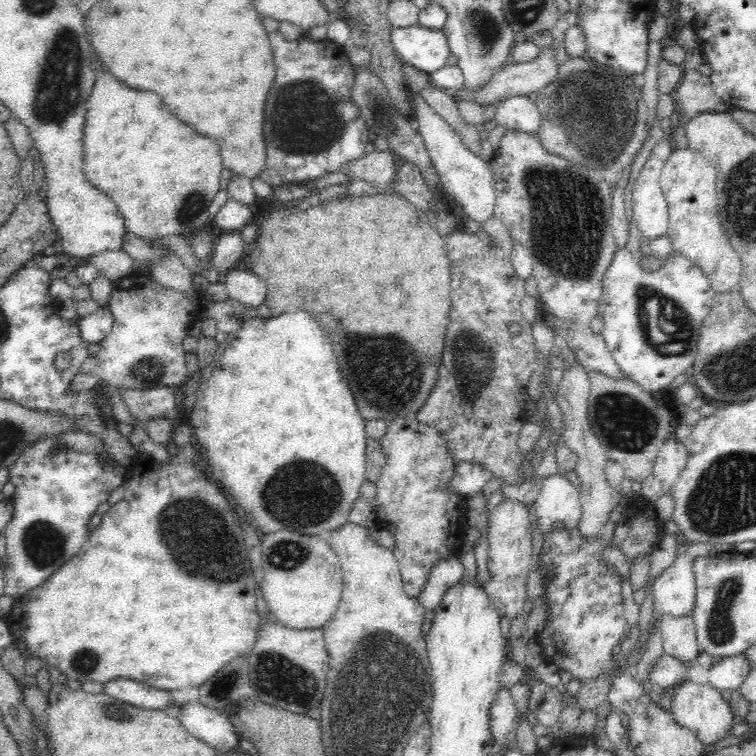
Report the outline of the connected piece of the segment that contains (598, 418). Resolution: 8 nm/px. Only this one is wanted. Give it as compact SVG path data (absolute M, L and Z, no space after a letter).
M592 370L589 372L590 383L592 383L592 390L590 390L590 398L588 398L588 418L590 421L590 426L594 429L594 433L596 433L596 437L598 437L598 441L602 443L604 447L604 451L608 455L610 460L618 462L618 464L624 467L625 478L631 480L632 482L644 482L644 479L647 476L650 476L653 471L653 466L656 458L658 458L658 452L662 448L662 445L666 440L668 440L668 436L672 434L672 428L676 426L673 417L669 413L666 406L663 404L659 404L658 400L652 396L652 393L646 392L638 383L634 381L627 380L624 378L611 378L602 372L598 372L596 370Z

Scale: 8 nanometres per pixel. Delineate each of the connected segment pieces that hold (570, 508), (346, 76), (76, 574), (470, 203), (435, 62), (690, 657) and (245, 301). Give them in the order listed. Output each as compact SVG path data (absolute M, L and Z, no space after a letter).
M562 473L548 475L541 480L541 489L534 504L542 535L548 534L556 522L564 522L565 527L561 530L569 533L580 524L583 516L580 489Z
M266 17L262 18L261 23L272 50L276 76L264 102L262 136L267 155L264 168L257 176L273 186L286 182L298 184L300 181L316 180L330 171L338 172L348 161L362 157L368 144L369 130L359 117L357 106L349 100L355 70L343 45L327 38L313 40L307 34L301 34L295 40L287 40L280 33L280 21Z
M190 444L186 446L182 446L182 448L173 450L169 453L169 457L166 462L158 462L151 455L146 454L138 454L137 457L134 457L127 465L122 466L125 470L125 481L123 482L124 486L124 496L122 500L116 502L113 506L110 507L108 512L105 512L101 516L101 523L93 530L89 531L90 534L87 536L87 541L84 542L82 548L79 550L78 554L74 555L74 558L70 558L68 562L65 562L62 566L60 566L60 570L56 570L56 574L52 574L46 582L42 582L42 586L37 586L34 590L30 590L28 594L24 594L24 596L20 596L17 599L14 599L14 602L11 604L11 610L8 616L5 618L8 626L10 627L10 632L12 636L16 640L24 640L27 644L28 654L31 656L35 656L38 658L42 658L42 660L46 660L47 665L54 666L64 676L69 679L74 679L77 681L92 681L92 682L103 682L111 681L114 678L124 677L131 678L152 688L156 688L158 690L182 690L183 688L197 688L201 684L204 684L209 678L212 678L216 672L220 672L226 664L230 664L234 658L240 658L240 656L248 656L250 652L252 652L252 648L256 646L256 642L258 642L258 634L260 634L260 626L262 626L262 622L264 621L260 614L258 613L258 608L256 607L256 584L254 580L254 575L252 573L252 562L250 562L250 558L248 558L248 548L246 548L246 534L244 534L244 528L242 528L242 524L240 524L240 520L238 520L238 514L234 512L234 506L226 500L226 496L220 492L220 488L214 484L214 480L206 479L204 474L198 469L196 463L194 463L194 459L196 456L196 448L192 448Z
M411 90L410 93L412 93L412 101L414 101L414 111L416 111L415 125L424 139L434 169L440 175L443 190L452 195L462 205L462 209L469 214L469 218L478 222L482 229L485 222L495 217L494 206L496 206L496 189L488 162L472 154L462 144L460 137L452 132L449 124L446 124L442 117L430 108L422 96Z
M412 25L407 27L392 27L390 43L394 52L399 56L403 63L412 65L418 70L431 73L446 65L446 59L450 56L448 42L442 29L430 30L423 26Z
M691 613L661 615L660 632L666 655L674 655L686 663L695 660L700 650Z
M234 268L226 271L221 281L228 290L229 298L246 307L255 308L266 300L266 283L249 269Z

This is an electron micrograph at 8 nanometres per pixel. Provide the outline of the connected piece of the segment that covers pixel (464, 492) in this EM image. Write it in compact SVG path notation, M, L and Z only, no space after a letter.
M458 462L454 469L454 474L448 479L447 488L462 498L474 496L491 479L487 470L471 462Z

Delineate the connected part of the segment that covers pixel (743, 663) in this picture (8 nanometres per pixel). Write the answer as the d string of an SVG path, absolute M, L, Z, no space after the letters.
M741 654L721 657L708 669L707 683L718 692L734 691L746 680L750 672L749 662Z

